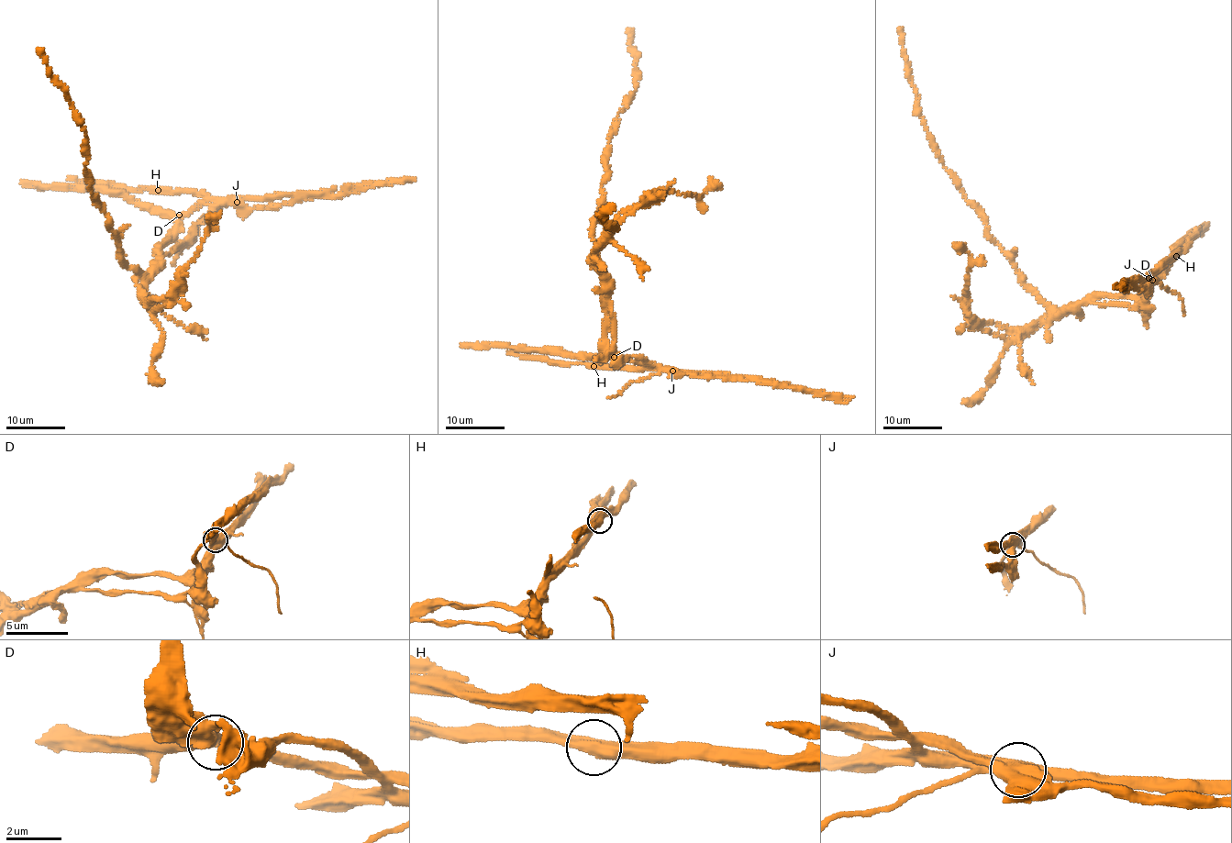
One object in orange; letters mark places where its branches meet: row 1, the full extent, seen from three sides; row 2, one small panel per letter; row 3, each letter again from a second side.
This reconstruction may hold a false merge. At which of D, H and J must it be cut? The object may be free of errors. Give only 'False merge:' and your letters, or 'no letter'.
False merge: J

